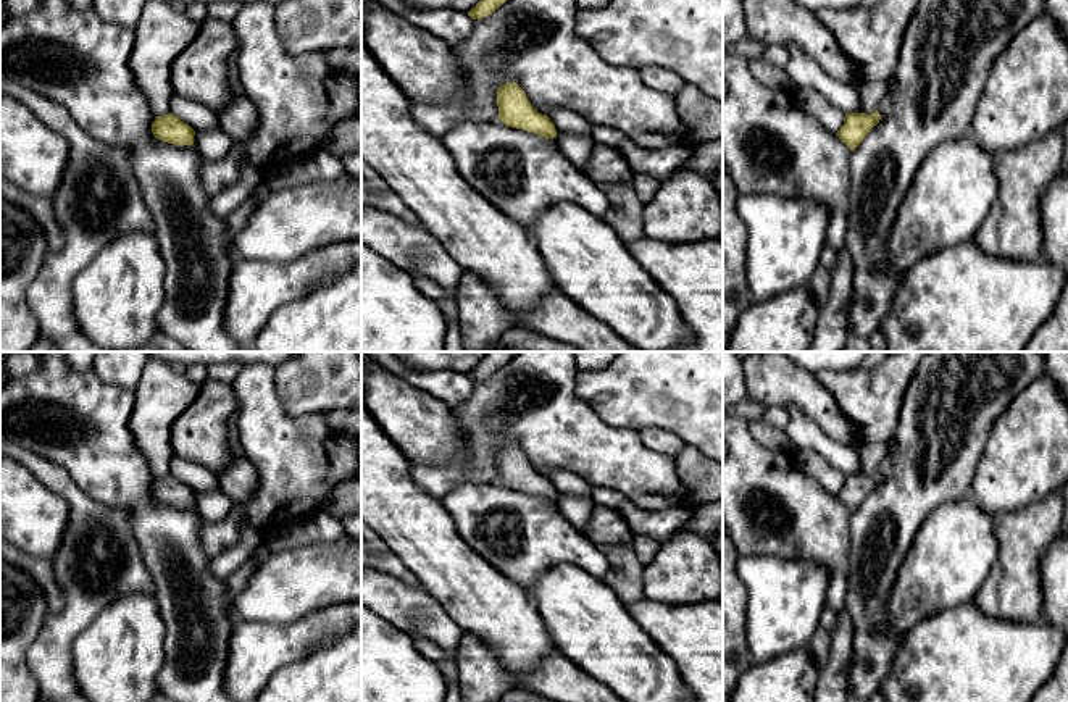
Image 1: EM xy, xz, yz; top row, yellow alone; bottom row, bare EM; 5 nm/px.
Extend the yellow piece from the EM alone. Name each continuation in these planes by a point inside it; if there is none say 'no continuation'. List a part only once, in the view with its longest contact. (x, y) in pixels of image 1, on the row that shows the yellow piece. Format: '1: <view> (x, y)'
no continuation

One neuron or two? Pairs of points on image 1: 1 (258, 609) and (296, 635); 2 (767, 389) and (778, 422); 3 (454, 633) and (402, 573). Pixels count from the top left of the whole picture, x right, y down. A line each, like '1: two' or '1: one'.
1: two
2: two
3: two

